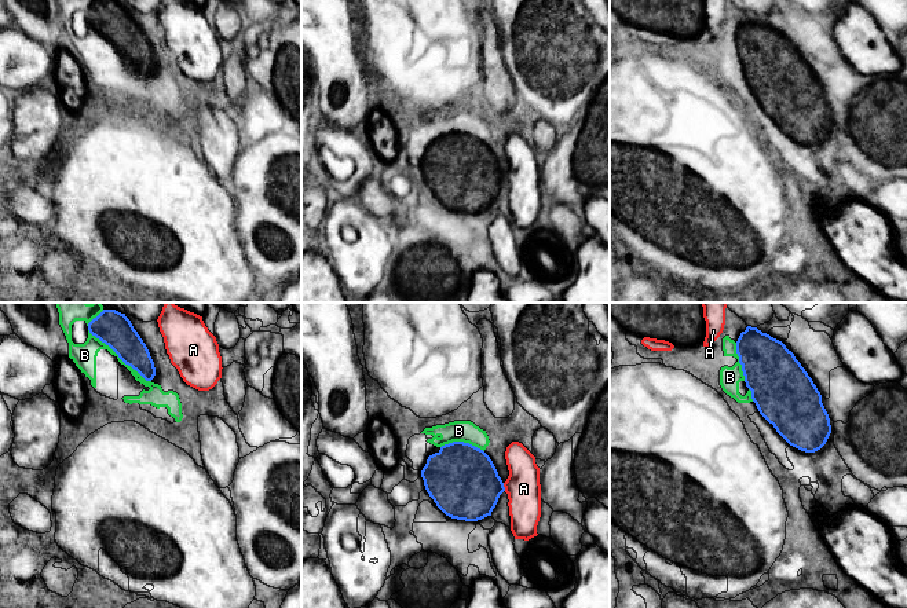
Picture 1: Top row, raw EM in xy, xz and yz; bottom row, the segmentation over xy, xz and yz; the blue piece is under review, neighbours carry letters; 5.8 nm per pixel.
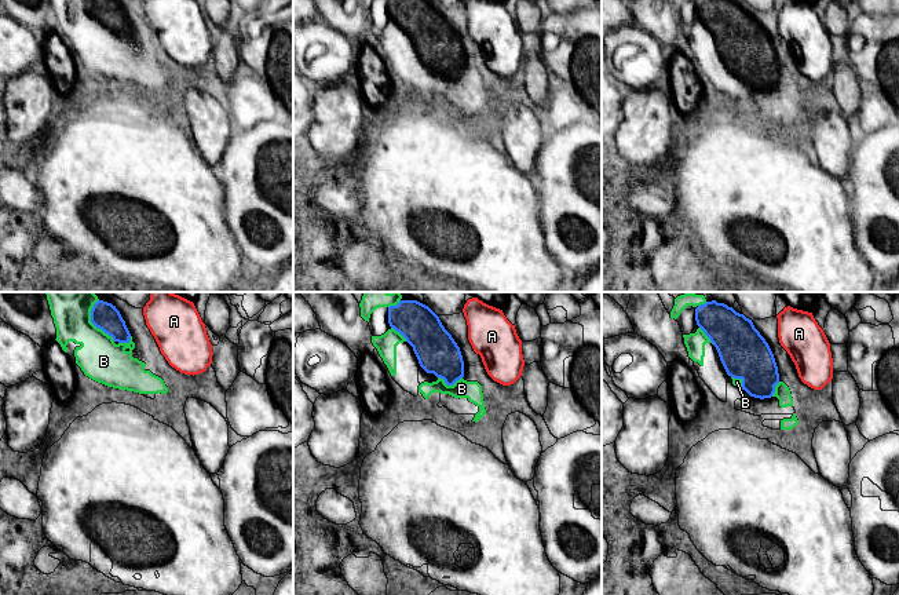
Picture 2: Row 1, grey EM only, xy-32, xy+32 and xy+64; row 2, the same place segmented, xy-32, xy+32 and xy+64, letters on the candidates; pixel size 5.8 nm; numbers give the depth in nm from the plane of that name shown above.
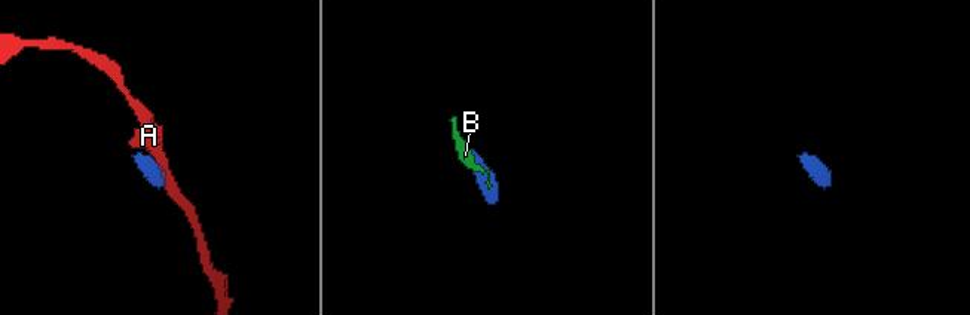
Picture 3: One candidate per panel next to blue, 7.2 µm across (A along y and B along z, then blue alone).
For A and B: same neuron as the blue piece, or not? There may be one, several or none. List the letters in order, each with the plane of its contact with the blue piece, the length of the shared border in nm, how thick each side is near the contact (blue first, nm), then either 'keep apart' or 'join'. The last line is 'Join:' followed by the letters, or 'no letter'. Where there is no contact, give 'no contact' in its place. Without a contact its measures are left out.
A: xz | 50 nm | 400/200 nm | keep apart
B: xy | 480 nm | 200/140 nm | join
Join: B

